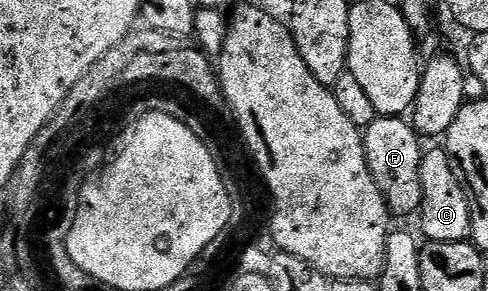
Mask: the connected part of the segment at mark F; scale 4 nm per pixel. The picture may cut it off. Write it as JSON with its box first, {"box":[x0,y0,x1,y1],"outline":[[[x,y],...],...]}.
{"box":[363,116,423,218],"outline":[[[377,116],[363,132],[364,152],[368,171],[375,179],[387,202],[388,210],[397,218],[415,214],[422,201],[420,167],[423,148],[420,137],[411,122],[401,116]]]}

